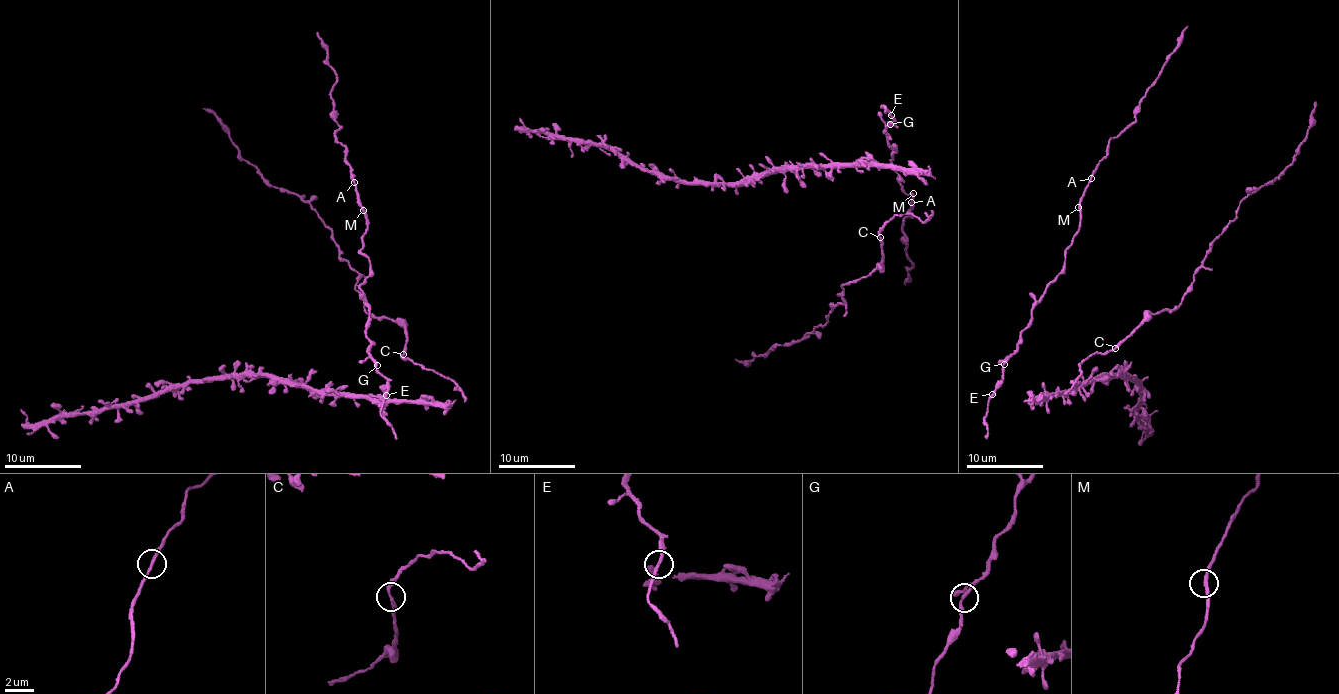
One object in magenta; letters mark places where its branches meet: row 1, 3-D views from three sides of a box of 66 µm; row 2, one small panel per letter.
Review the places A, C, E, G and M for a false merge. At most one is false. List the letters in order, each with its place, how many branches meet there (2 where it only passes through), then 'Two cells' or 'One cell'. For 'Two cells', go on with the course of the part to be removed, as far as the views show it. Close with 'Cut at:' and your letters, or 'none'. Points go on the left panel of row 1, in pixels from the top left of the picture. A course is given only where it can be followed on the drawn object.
A: Place: (354, 182). Branches: 2. One cell
C: Place: (403, 354). Branches: 2. One cell
E: Place: (386, 395). Branches: 2. One cell
G: Place: (377, 365). Branches: 2. One cell
M: Place: (363, 210). Branches: 2. One cell
Cut at: none

